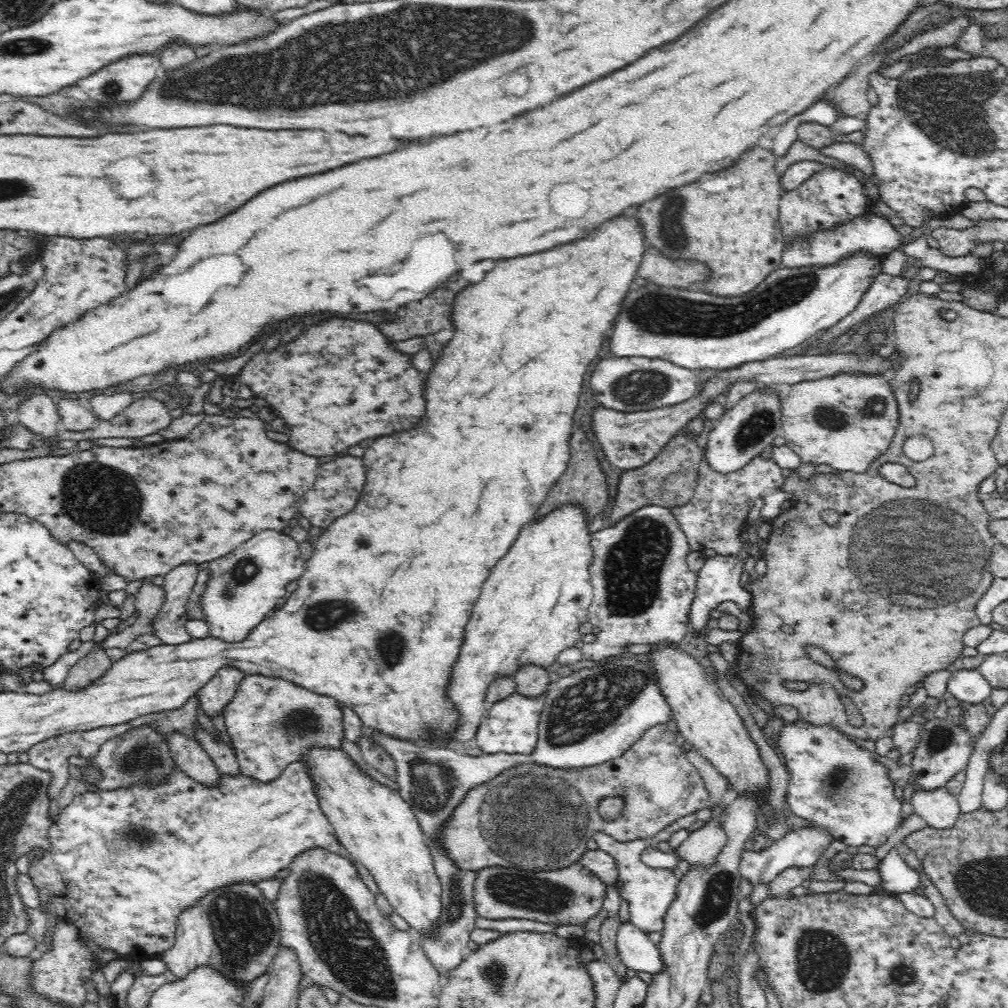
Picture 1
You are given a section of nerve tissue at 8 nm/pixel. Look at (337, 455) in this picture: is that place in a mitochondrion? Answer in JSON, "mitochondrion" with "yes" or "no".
{"mitochondrion":"no"}

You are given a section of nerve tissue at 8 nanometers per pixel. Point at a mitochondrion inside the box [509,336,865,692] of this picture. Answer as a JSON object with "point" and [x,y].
{"point":[635,568]}

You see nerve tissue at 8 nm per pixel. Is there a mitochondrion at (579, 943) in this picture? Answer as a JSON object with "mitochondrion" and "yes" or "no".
{"mitochondrion":"no"}

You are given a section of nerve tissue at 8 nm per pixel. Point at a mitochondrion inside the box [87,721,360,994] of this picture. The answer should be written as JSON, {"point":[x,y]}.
{"point":[222,916]}

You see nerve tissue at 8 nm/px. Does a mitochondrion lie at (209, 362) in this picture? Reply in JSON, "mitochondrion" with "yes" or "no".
{"mitochondrion":"no"}

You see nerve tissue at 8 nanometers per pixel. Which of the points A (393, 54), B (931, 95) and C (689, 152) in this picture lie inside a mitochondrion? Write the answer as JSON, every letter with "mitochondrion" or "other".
{"A":"mitochondrion","B":"mitochondrion","C":"other"}

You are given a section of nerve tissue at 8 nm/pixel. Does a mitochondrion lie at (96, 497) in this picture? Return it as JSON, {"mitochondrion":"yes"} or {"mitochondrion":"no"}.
{"mitochondrion":"yes"}

